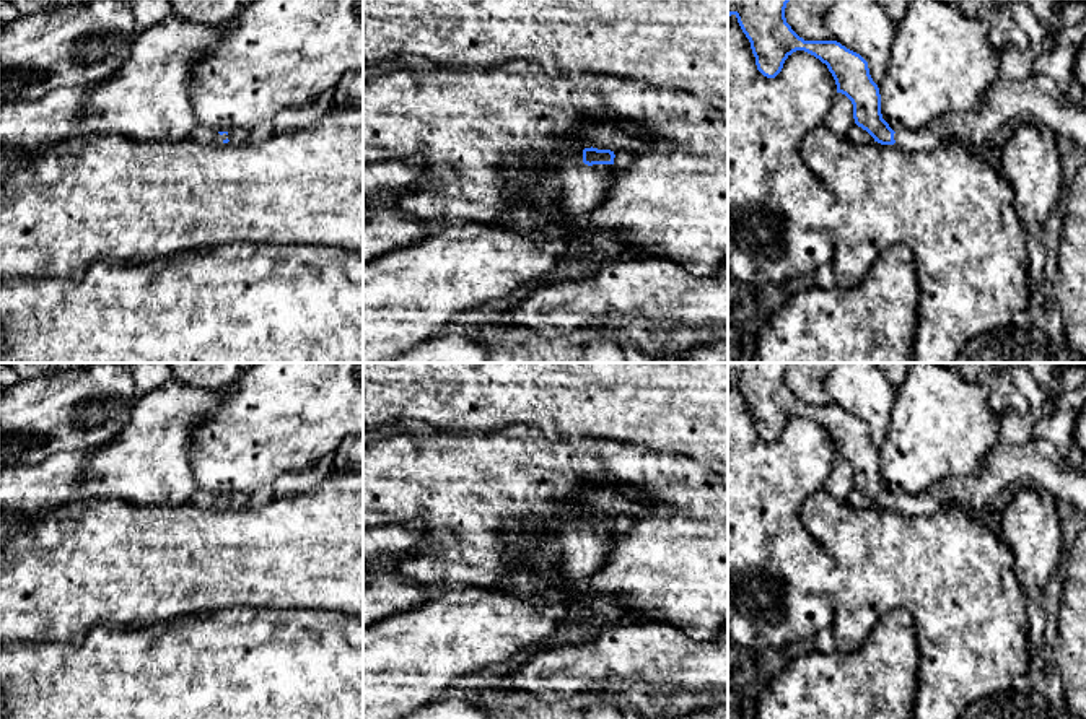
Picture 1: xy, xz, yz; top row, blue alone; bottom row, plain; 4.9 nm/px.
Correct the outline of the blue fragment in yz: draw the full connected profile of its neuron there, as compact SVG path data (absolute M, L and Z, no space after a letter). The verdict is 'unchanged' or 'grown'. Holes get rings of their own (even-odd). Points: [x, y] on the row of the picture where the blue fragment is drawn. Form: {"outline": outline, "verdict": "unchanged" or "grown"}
{"outline": "M728 0L728 18L734 15L738 23L751 42L757 70L775 78L785 60L796 50L804 50L822 63L832 73L837 93L845 94L853 104L853 119L858 127L866 130L874 142L881 145L897 145L905 151L930 151L948 138L956 138L964 145L983 145L1008 122L1034 122L1045 124L1057 137L1066 137L1071 143L1086 150L1086 106L1071 102L1057 83L1044 75L1034 75L1026 80L996 78L987 89L983 106L974 112L946 112L936 120L918 130L894 132L881 114L881 94L873 81L868 62L856 52L847 49L837 41L804 41L786 23L785 8L790 0Z", "verdict": "grown"}

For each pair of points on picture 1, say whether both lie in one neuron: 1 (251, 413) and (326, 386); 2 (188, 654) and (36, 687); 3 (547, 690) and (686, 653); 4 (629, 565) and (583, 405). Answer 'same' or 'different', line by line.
1: same
2: same
3: same
4: different

